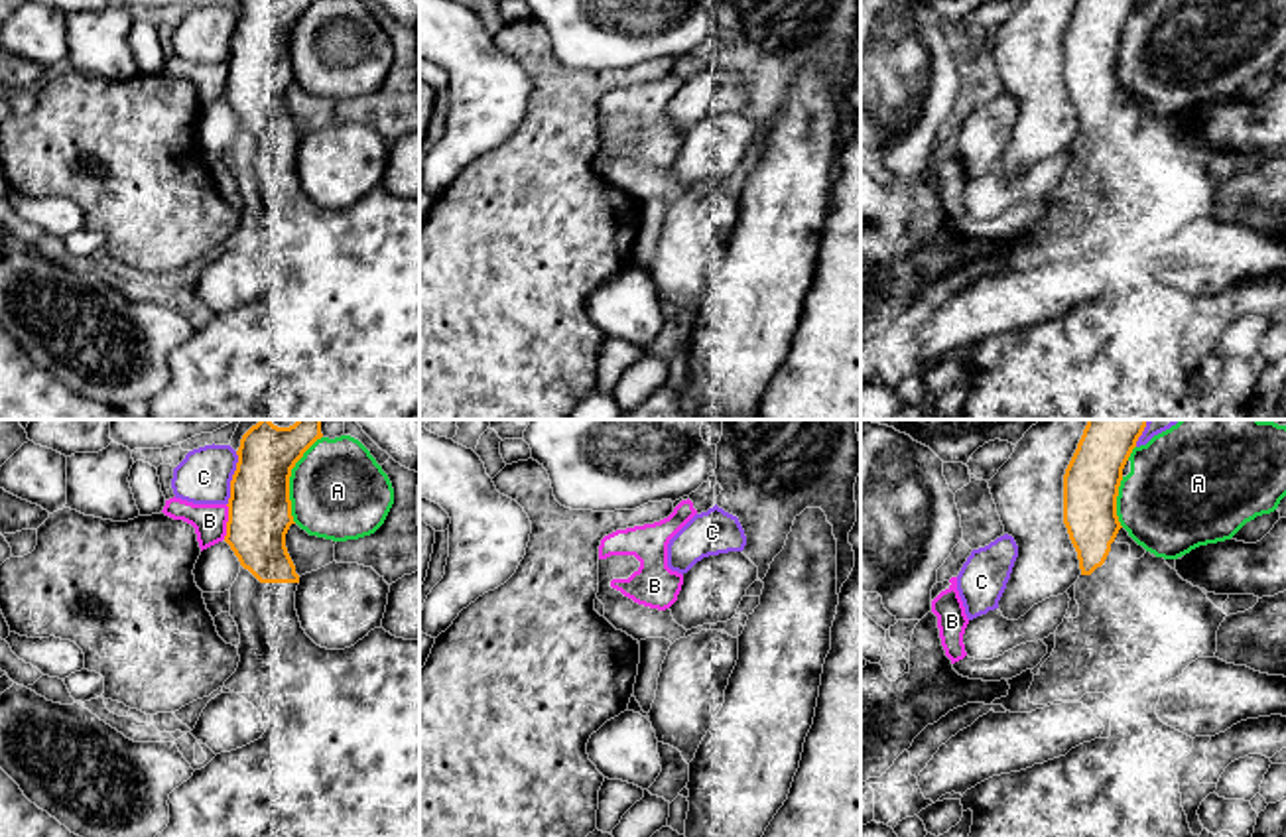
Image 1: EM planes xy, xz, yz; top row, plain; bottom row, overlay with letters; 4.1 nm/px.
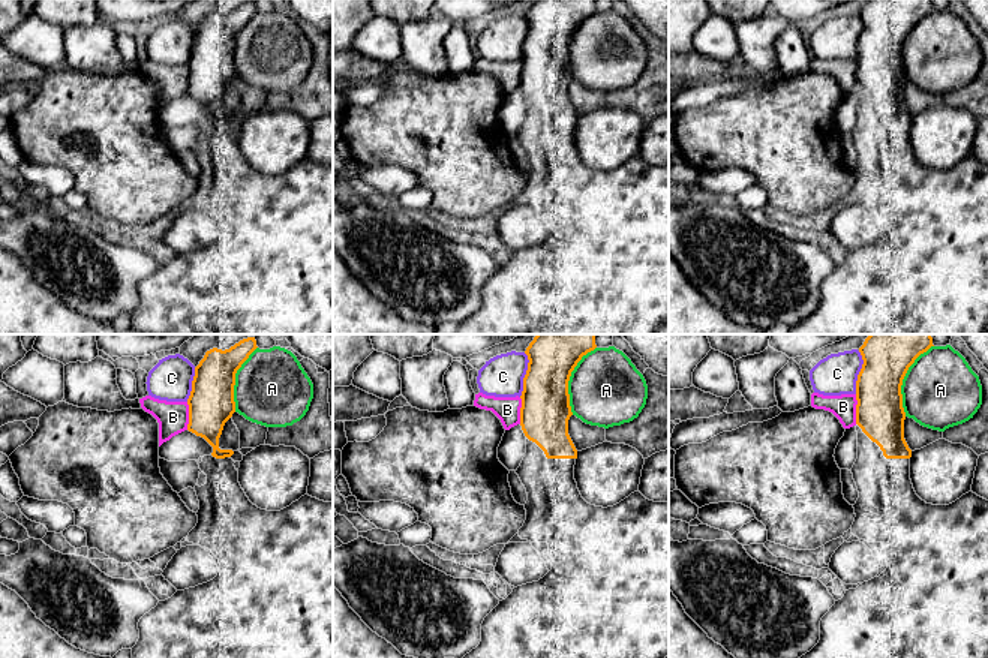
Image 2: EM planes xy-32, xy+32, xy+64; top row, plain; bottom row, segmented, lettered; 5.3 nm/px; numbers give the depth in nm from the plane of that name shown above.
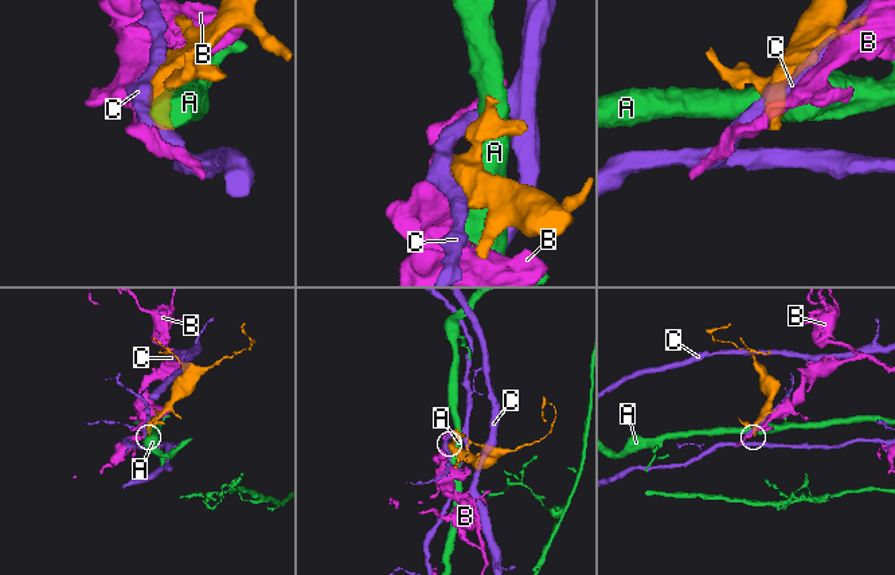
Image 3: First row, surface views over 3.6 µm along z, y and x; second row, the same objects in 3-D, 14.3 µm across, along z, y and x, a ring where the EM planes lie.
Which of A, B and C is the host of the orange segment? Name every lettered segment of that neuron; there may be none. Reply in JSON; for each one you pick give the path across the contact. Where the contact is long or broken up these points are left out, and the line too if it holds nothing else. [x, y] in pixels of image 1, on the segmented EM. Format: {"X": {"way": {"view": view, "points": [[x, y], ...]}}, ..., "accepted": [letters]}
{"accepted": []}

